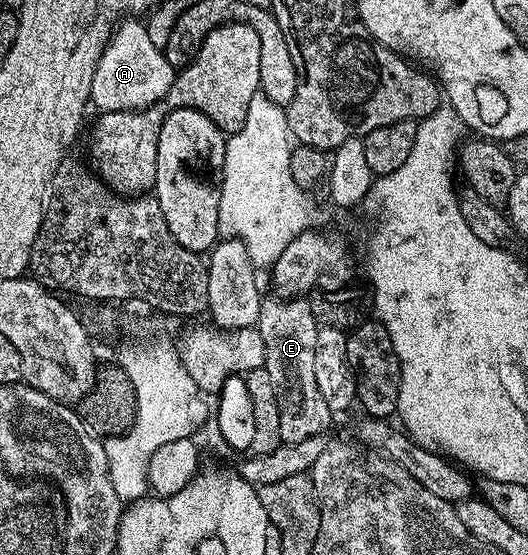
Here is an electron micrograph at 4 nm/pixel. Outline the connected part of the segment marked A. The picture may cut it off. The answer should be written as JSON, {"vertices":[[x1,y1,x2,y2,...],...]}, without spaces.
{"vertices":[[125,17,119,20,94,69,90,103,93,108,97,107,97,112,142,111,150,104,157,103,176,79,176,71,170,61,166,61,163,50,150,42,147,26,136,19,139,18]]}

